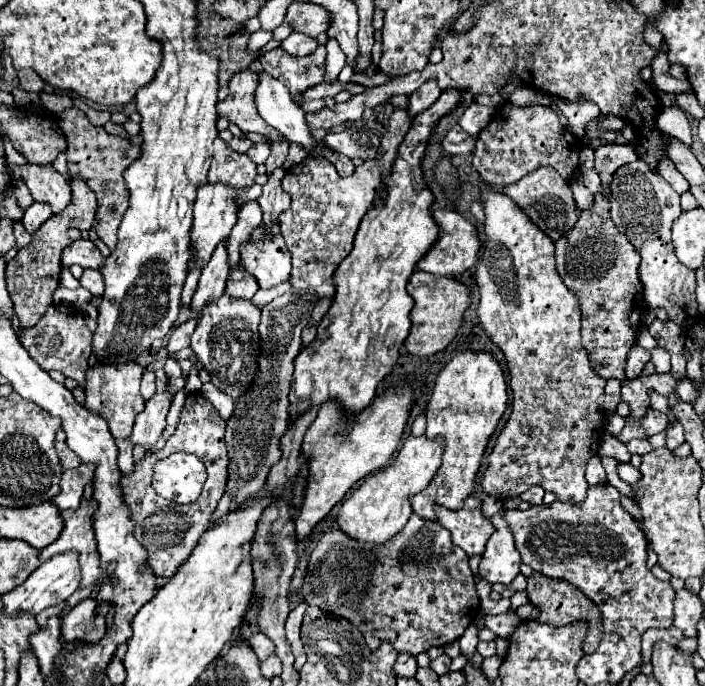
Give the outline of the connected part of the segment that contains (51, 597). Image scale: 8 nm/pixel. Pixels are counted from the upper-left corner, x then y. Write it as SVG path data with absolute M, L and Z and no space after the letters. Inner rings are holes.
M75 551L59 553L59 555L51 557L49 561L45 561L37 571L33 571L33 577L27 577L27 581L17 585L17 589L3 595L5 613L9 613L11 617L17 617L21 611L37 615L45 607L57 605L57 603L65 601L67 597L71 597L79 589L79 581L81 581L81 571L79 571L77 553Z

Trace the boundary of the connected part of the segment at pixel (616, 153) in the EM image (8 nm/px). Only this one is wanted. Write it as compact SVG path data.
M605 143L599 145L595 149L595 169L601 177L601 191L595 193L595 201L589 209L579 213L577 223L573 225L573 229L569 229L569 233L565 233L561 239L555 241L555 267L557 273L561 275L563 283L567 285L567 289L579 299L581 303L581 335L583 335L583 345L587 349L589 361L593 363L593 369L597 375L601 375L603 379L617 379L617 381L625 381L625 361L629 355L629 349L635 345L637 341L637 331L641 327L641 321L647 313L647 303L643 299L643 285L639 279L639 261L641 255L637 253L637 249L629 243L629 239L613 225L611 213L609 213L609 183L615 175L615 171L621 165L627 165L631 161L637 161L637 153L631 145L617 145L617 143Z

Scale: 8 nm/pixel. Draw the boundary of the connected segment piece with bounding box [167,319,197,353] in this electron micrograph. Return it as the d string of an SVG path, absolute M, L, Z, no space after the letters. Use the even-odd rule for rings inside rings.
M189 319L189 321L177 325L177 327L171 331L171 335L169 335L167 351L169 351L169 353L175 353L175 351L179 351L179 349L189 347L189 341L191 341L191 335L193 335L193 331L195 331L195 325L197 325L195 319Z

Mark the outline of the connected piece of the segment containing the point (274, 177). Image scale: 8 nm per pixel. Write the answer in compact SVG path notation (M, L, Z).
M275 169L275 171L269 175L267 183L263 185L263 195L257 199L259 205L261 205L261 209L263 209L263 213L267 213L267 215L263 215L263 221L265 221L267 225L269 225L271 219L277 219L279 213L285 211L285 209L291 205L289 193L283 191L283 187L281 187L283 175L285 175L283 169Z

